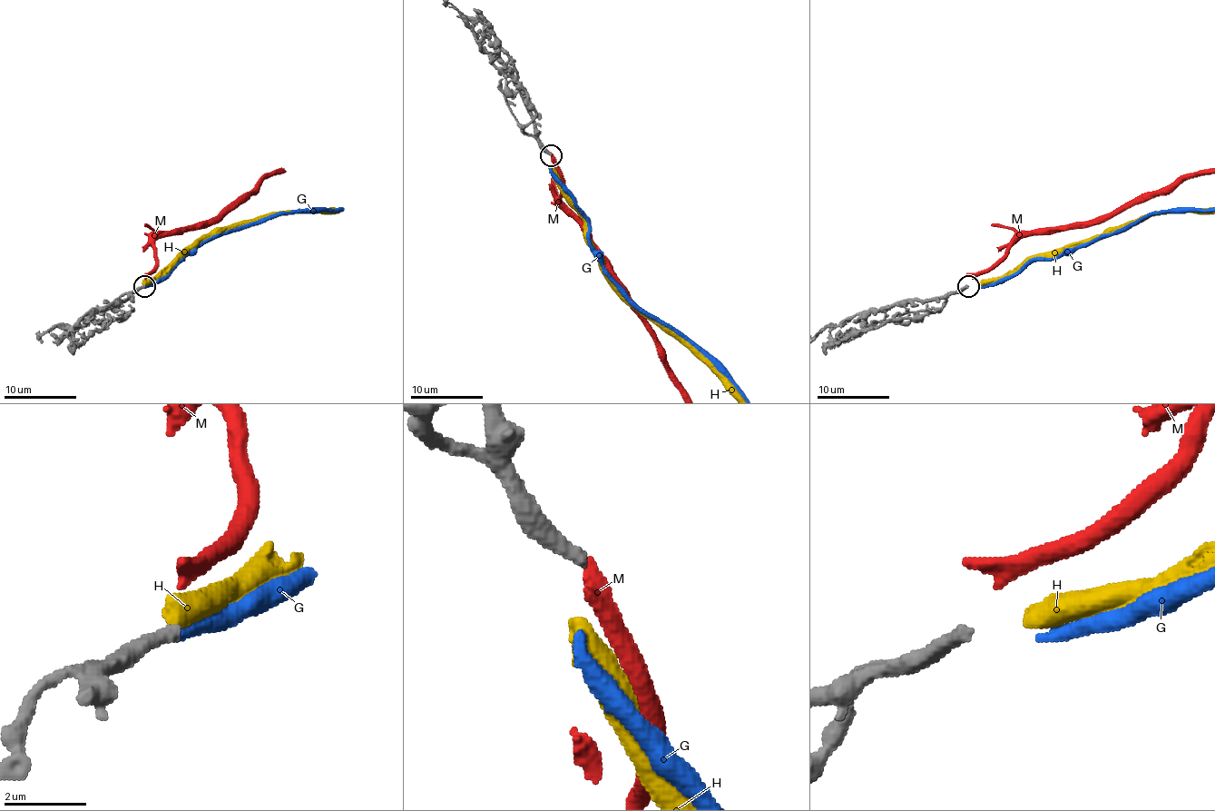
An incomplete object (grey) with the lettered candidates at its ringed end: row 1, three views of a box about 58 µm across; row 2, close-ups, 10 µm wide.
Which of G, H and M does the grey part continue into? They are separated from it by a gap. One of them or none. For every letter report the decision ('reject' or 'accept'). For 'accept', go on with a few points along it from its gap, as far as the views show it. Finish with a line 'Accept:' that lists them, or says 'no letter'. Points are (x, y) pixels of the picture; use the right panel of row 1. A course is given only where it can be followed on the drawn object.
G: accept
H: reject
M: reject
Accept: G

